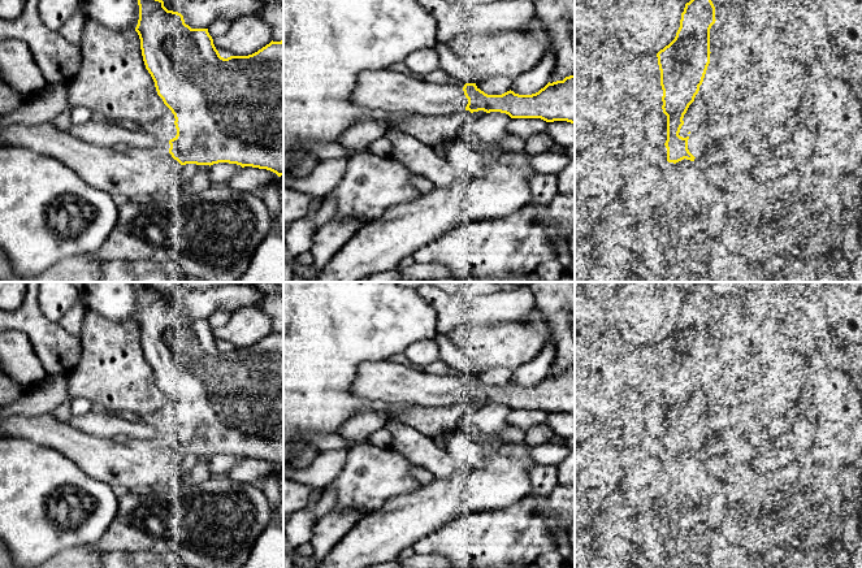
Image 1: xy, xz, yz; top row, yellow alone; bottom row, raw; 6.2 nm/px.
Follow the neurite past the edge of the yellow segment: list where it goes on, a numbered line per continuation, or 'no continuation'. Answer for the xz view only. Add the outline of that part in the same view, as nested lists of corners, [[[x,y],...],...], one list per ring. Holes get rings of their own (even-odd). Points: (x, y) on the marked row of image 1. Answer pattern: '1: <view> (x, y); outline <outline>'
1: xz (386, 90); outline [[[390,69],[360,73],[351,101],[361,108],[390,113],[443,117],[464,112],[468,104],[463,88],[420,81]]]

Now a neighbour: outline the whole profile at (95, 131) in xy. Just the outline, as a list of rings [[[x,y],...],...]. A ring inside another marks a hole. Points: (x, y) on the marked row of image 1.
[[[99,117],[83,123],[73,123],[68,131],[90,144],[100,147],[124,144],[126,148],[161,148],[164,151],[170,148],[168,139],[153,136],[138,126],[107,123]]]

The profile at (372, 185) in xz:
[[[360,153],[347,160],[339,183],[328,194],[337,203],[333,220],[356,218],[363,225],[382,217],[389,209],[419,199],[421,192],[412,185],[412,172],[391,156]]]

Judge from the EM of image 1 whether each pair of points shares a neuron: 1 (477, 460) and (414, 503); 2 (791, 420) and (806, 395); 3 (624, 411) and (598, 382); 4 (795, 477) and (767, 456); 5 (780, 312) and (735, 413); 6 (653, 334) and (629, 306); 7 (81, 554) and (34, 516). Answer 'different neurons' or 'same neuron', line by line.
1: different neurons
2: different neurons
3: same neuron
4: different neurons
5: same neuron
6: same neuron
7: different neurons

